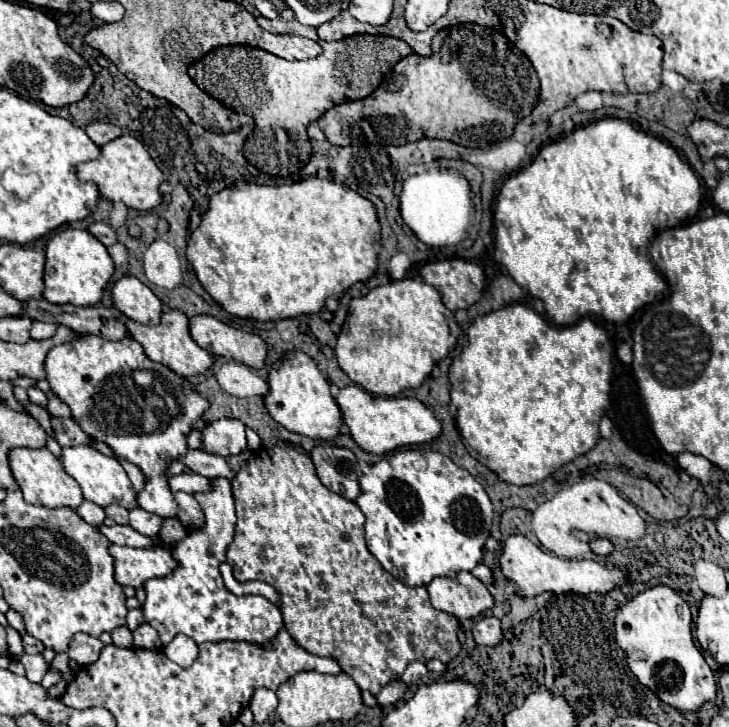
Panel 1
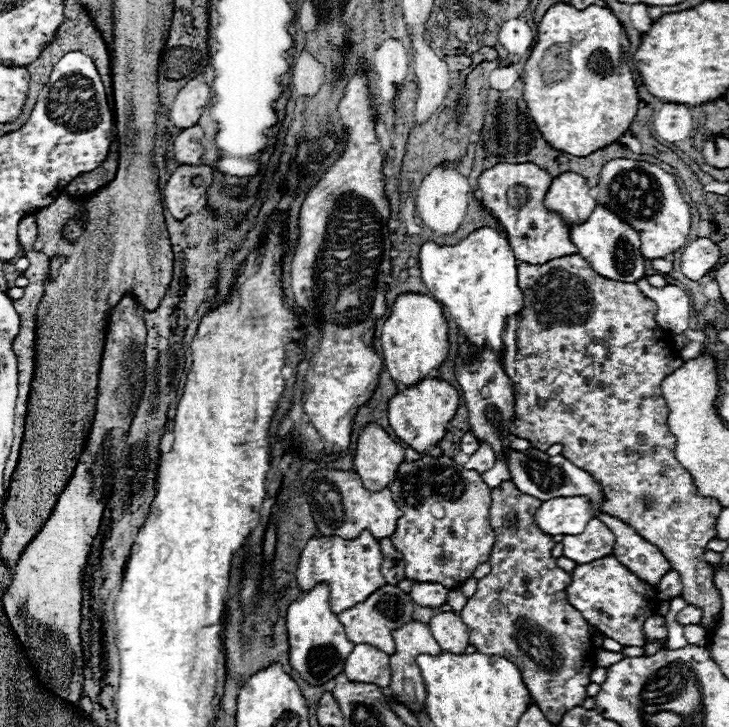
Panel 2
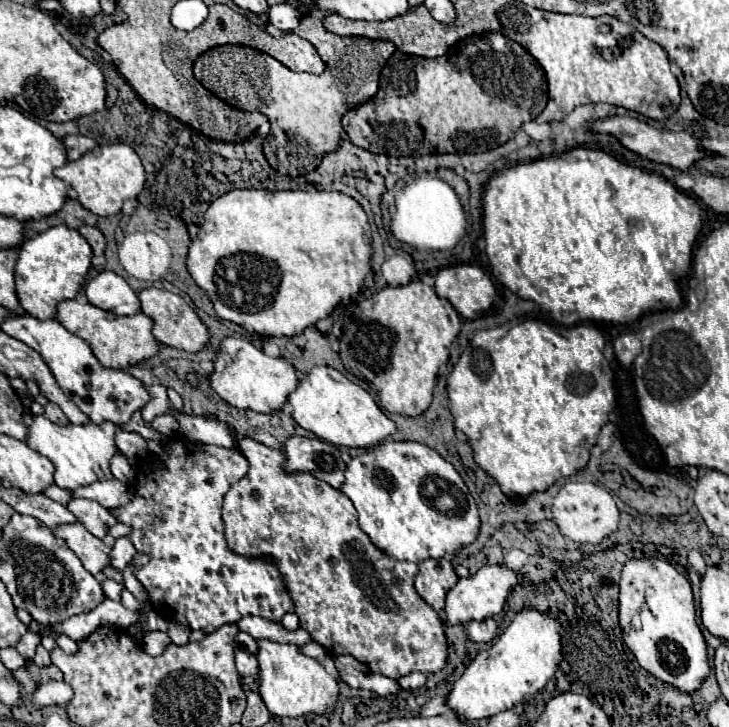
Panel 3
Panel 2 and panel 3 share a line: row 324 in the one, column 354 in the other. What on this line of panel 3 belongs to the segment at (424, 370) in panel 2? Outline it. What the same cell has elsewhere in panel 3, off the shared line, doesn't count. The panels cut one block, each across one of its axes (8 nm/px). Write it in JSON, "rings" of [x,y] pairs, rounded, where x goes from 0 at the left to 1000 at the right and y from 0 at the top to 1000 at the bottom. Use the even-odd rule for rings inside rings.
{"rings":[[[433,503],[398,542],[395,553],[403,558],[403,578],[414,589],[461,613],[505,616],[543,594],[543,583],[519,561],[513,547],[497,531],[480,525],[464,509],[450,503]]]}

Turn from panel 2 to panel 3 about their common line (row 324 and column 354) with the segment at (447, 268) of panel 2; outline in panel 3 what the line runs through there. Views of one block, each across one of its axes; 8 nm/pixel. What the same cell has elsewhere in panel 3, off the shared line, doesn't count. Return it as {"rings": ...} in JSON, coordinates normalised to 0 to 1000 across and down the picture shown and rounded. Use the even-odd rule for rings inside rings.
{"rings":[[[529,605],[508,616],[502,624],[483,630],[466,674],[483,688],[486,699],[491,702],[494,726],[505,735],[505,740],[524,759],[543,770],[562,770],[568,776],[576,776],[584,768],[601,770],[609,765],[620,765],[628,754],[647,748],[658,729],[656,696],[642,677],[634,655],[598,619],[576,608]]]}

